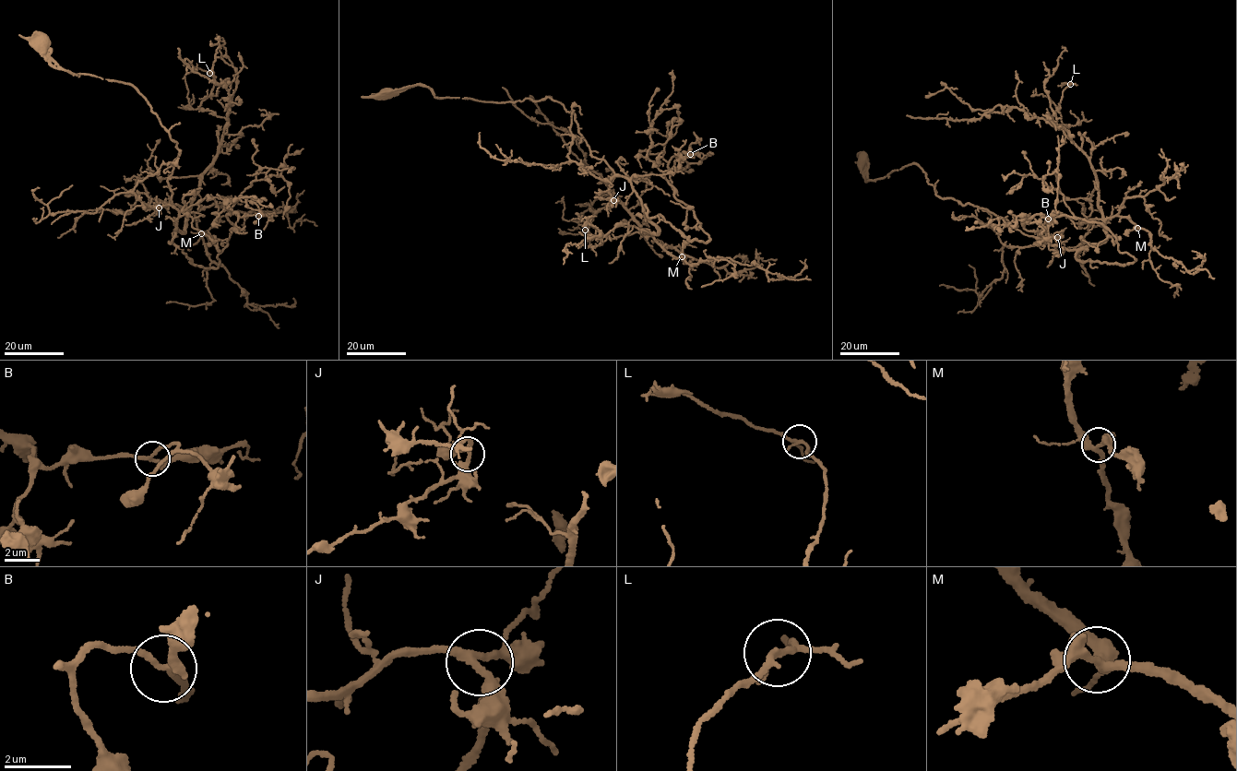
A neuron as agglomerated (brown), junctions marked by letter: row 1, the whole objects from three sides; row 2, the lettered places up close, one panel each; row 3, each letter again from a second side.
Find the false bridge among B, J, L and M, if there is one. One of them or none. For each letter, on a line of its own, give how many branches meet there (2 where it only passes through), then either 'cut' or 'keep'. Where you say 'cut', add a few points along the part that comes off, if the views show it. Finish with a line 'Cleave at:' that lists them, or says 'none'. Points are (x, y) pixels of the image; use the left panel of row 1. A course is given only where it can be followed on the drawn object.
B: 3 | keep
J: 4 | keep
L: 4 | keep
M: 4 | keep
Cleave at: none

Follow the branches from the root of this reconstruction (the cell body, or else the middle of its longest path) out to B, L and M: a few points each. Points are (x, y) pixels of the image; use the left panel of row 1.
B: (41, 42), (70, 73), (136, 87), (176, 141), (169, 243), (194, 264), (220, 265), (228, 206), (258, 216)
L: (41, 42), (159, 117), (183, 233), (227, 122), (199, 108), (209, 72)
M: (41, 42), (70, 73), (136, 87), (180, 152), (167, 180), (174, 231), (191, 212), (201, 233)

